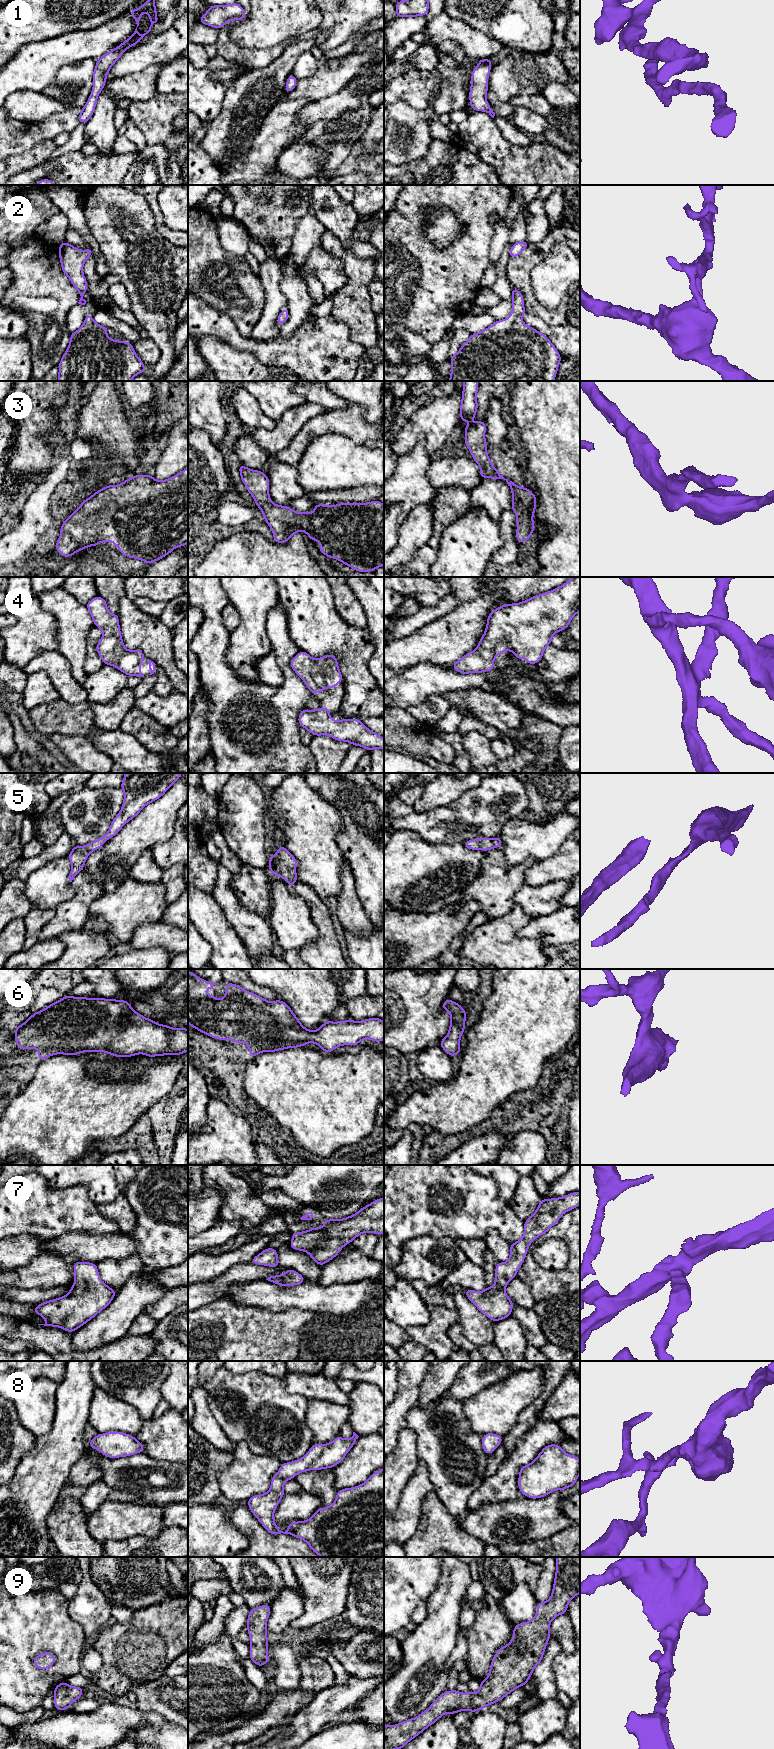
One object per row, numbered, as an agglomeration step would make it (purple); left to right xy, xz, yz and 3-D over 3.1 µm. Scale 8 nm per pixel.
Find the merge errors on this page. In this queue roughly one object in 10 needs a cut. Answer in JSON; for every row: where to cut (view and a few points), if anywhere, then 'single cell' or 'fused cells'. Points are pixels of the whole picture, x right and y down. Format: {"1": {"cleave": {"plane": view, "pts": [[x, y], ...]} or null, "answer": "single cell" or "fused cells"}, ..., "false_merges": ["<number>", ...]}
{"1": {"cleave": null, "answer": "single cell"}, "2": {"cleave": null, "answer": "single cell"}, "3": {"cleave": null, "answer": "single cell"}, "4": {"cleave": null, "answer": "single cell"}, "5": {"cleave": null, "answer": "single cell"}, "6": {"cleave": null, "answer": "single cell"}, "7": {"cleave": null, "answer": "single cell"}, "8": {"cleave": null, "answer": "single cell"}, "9": {"cleave": null, "answer": "single cell"}, "false_merges": []}

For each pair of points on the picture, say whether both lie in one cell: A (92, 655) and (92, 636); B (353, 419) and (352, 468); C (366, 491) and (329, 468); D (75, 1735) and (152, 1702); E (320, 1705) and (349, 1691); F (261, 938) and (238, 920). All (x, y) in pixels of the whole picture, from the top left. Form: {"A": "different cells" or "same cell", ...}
{"A": "same cell", "B": "different cells", "C": "different cells", "D": "different cells", "E": "same cell", "F": "same cell"}

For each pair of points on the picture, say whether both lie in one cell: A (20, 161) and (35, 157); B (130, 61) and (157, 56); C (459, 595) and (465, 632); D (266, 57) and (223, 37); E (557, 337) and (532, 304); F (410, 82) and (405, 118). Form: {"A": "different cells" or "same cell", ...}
{"A": "same cell", "B": "same cell", "C": "different cells", "D": "same cell", "E": "different cells", "F": "different cells"}

